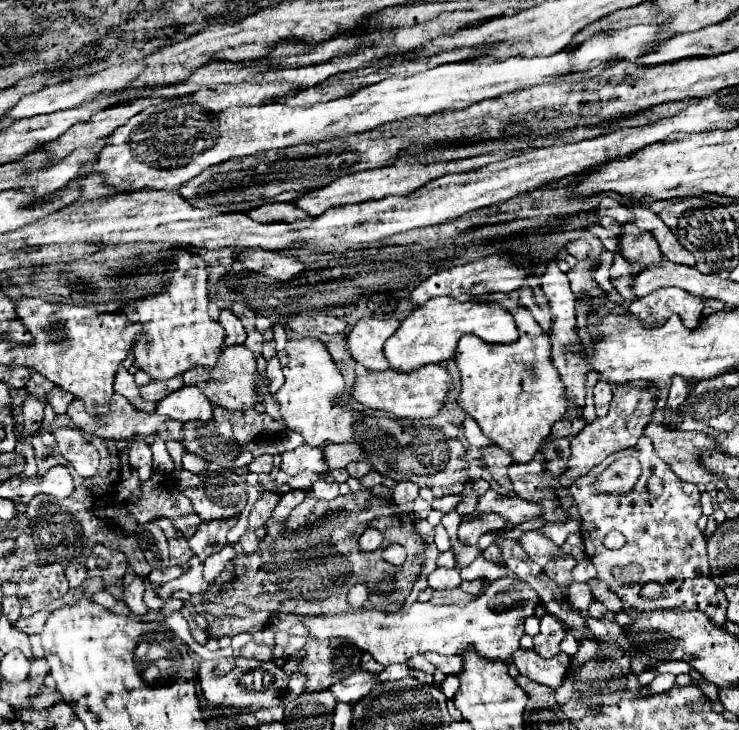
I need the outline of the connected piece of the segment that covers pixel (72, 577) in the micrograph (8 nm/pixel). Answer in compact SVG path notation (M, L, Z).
M71 563L65 567L65 577L69 581L69 587L79 587L85 579L87 579L87 569L83 565L77 565L77 563Z

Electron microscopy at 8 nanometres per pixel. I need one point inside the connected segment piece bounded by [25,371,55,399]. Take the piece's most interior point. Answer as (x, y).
(39, 386)

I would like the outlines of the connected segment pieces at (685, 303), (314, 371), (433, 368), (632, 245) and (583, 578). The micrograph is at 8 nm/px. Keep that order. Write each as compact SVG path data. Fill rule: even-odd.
M667 287L629 303L629 313L637 319L645 319L643 323L647 323L647 327L651 323L663 323L663 319L669 319L671 315L679 315L685 327L697 327L703 317L703 307L703 299L679 287Z
M291 339L287 343L287 357L289 363L287 367L283 367L285 383L275 393L275 399L281 405L281 415L283 421L289 425L289 429L303 435L305 443L311 447L353 441L353 411L349 411L347 406L338 402L345 381L325 345L317 339L299 339L299 341Z
M427 365L411 373L387 369L383 373L371 371L363 377L357 377L353 385L353 399L369 409L383 409L395 417L409 417L421 421L421 419L431 419L439 413L449 387L451 387L451 377L447 369L441 365Z
M625 223L621 227L623 227L621 255L627 261L639 263L641 267L651 267L651 265L663 261L661 249L659 249L659 245L651 233L639 231L637 225L633 225L633 223Z
M583 559L583 561L577 563L577 567L573 571L573 579L577 583L587 583L589 579L595 579L595 577L597 577L597 571L595 571L595 567L589 559Z

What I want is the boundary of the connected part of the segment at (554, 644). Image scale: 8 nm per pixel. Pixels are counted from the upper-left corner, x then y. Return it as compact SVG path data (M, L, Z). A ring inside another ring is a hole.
M545 613L541 617L541 631L533 637L533 651L537 651L541 657L549 659L561 653L559 645L565 639L565 625L561 621L557 621L553 615Z

